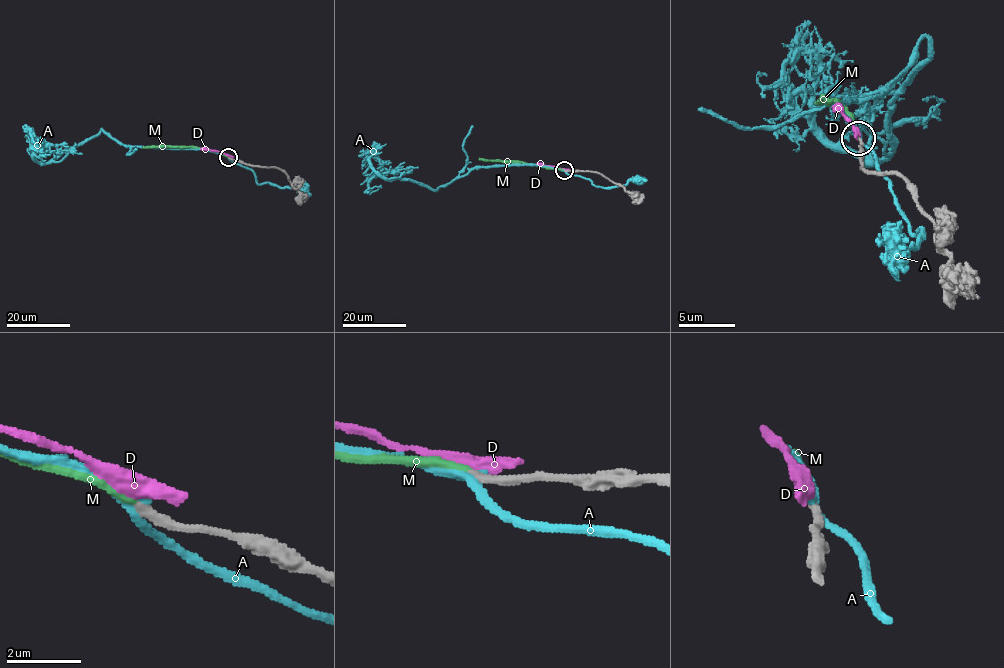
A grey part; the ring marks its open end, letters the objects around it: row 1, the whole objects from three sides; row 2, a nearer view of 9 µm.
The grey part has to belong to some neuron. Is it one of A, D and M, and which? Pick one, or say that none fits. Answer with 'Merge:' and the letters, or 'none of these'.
Merge: M

